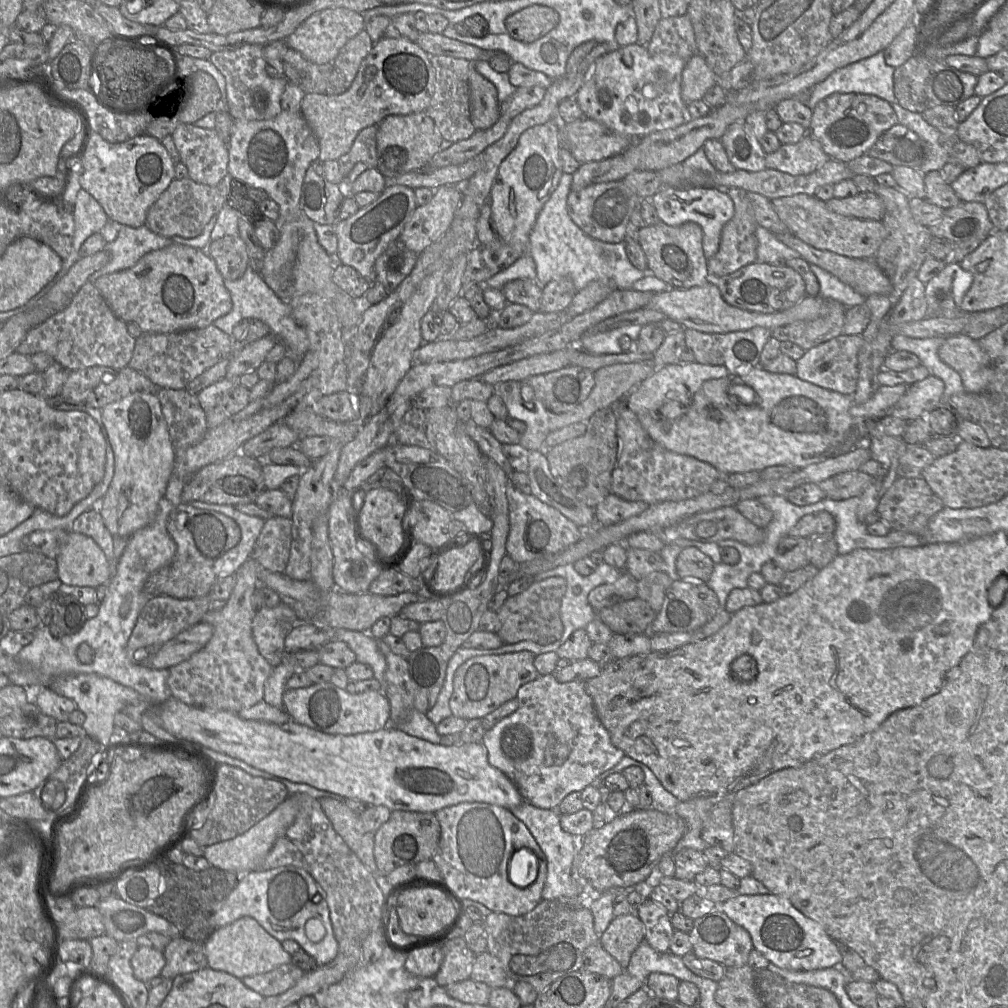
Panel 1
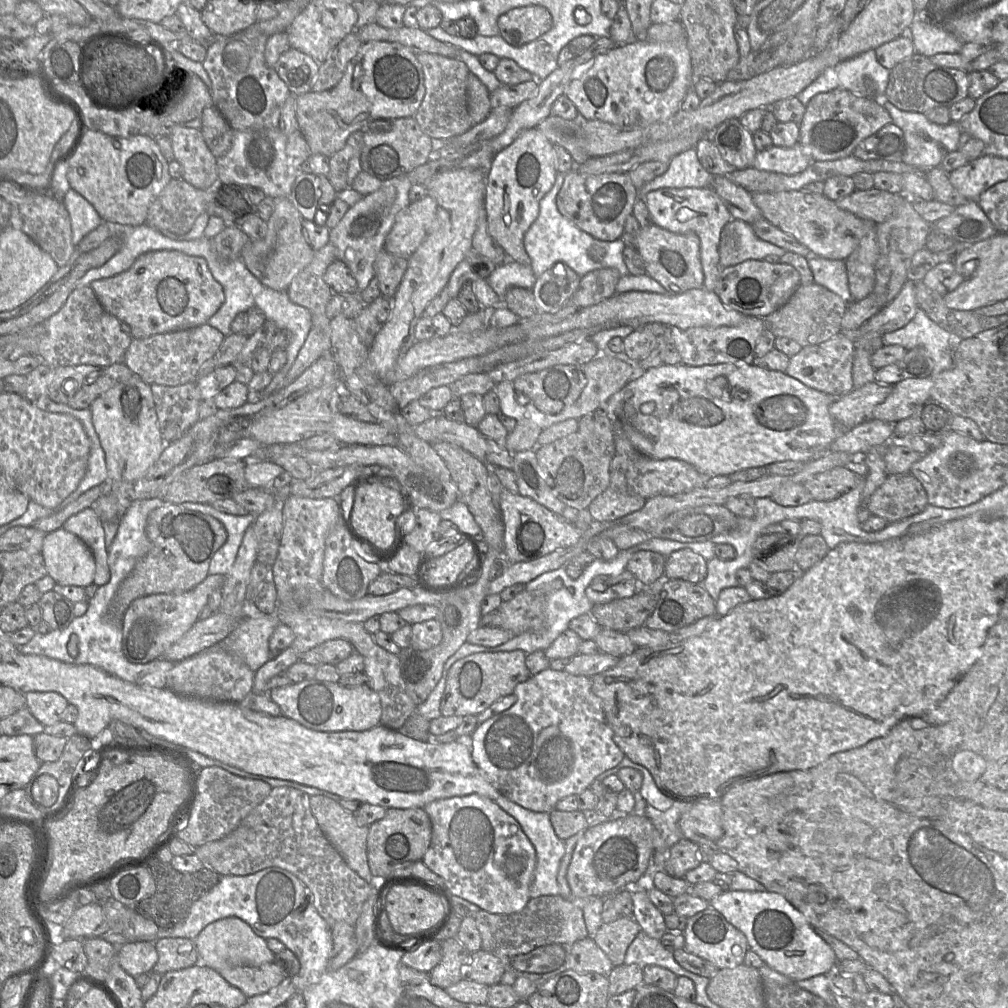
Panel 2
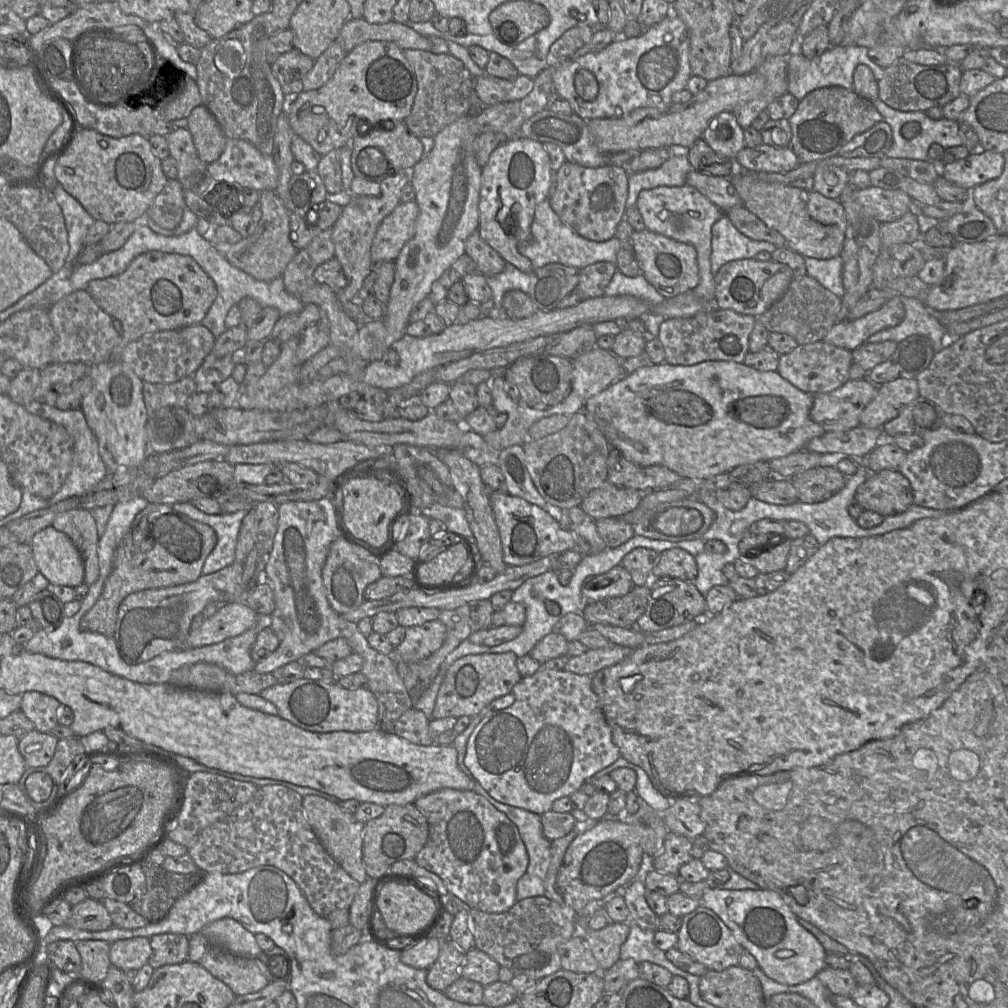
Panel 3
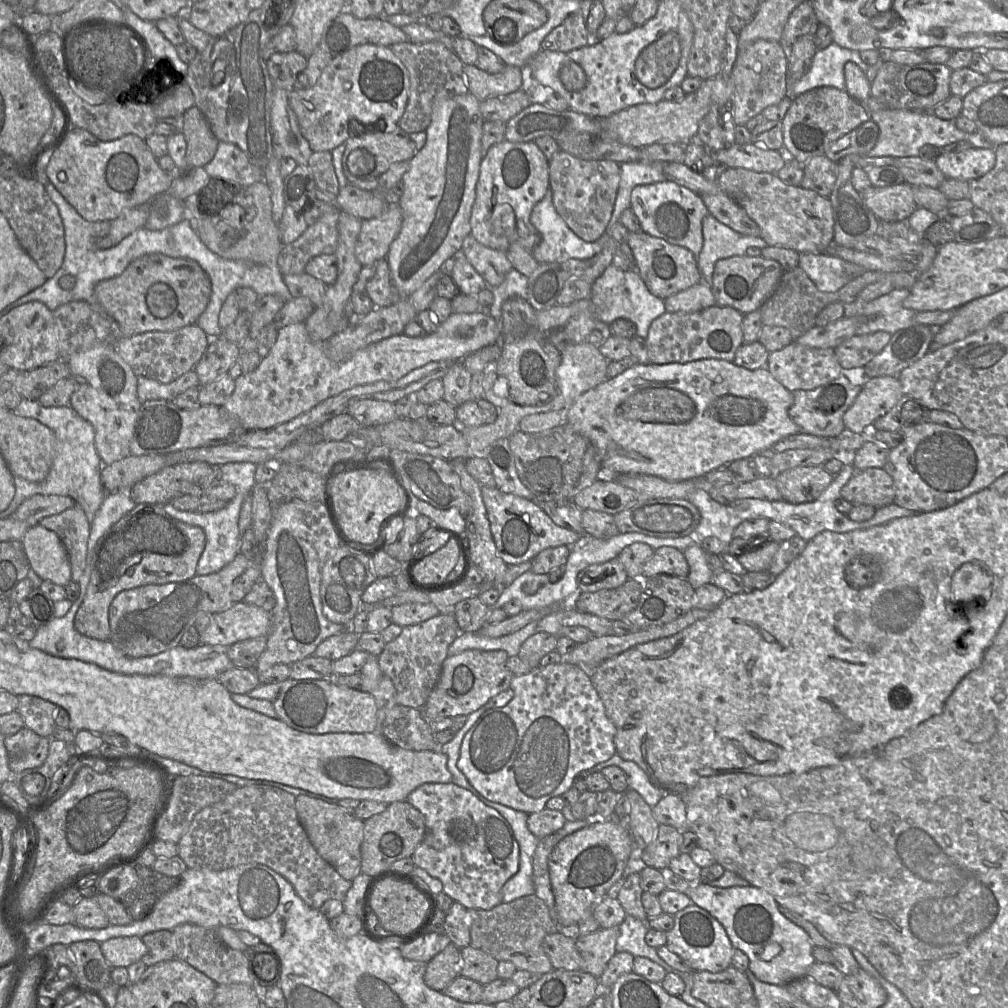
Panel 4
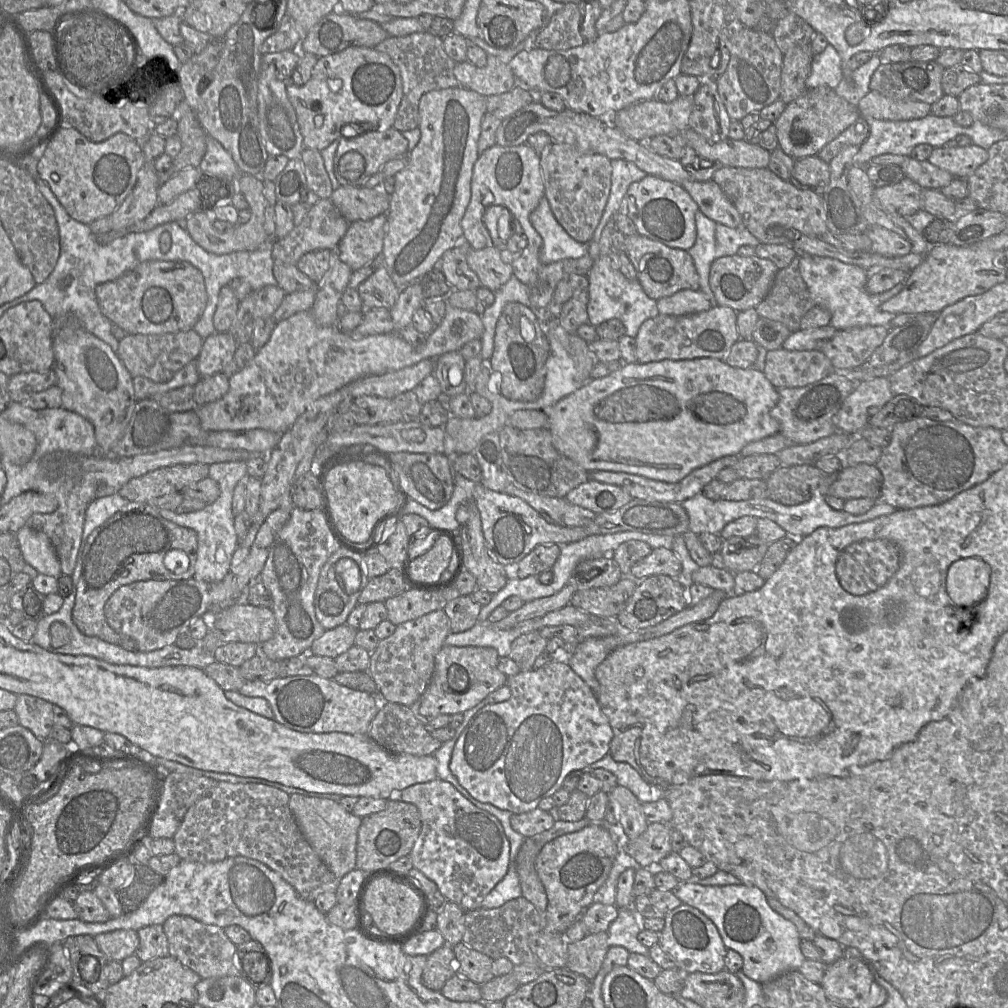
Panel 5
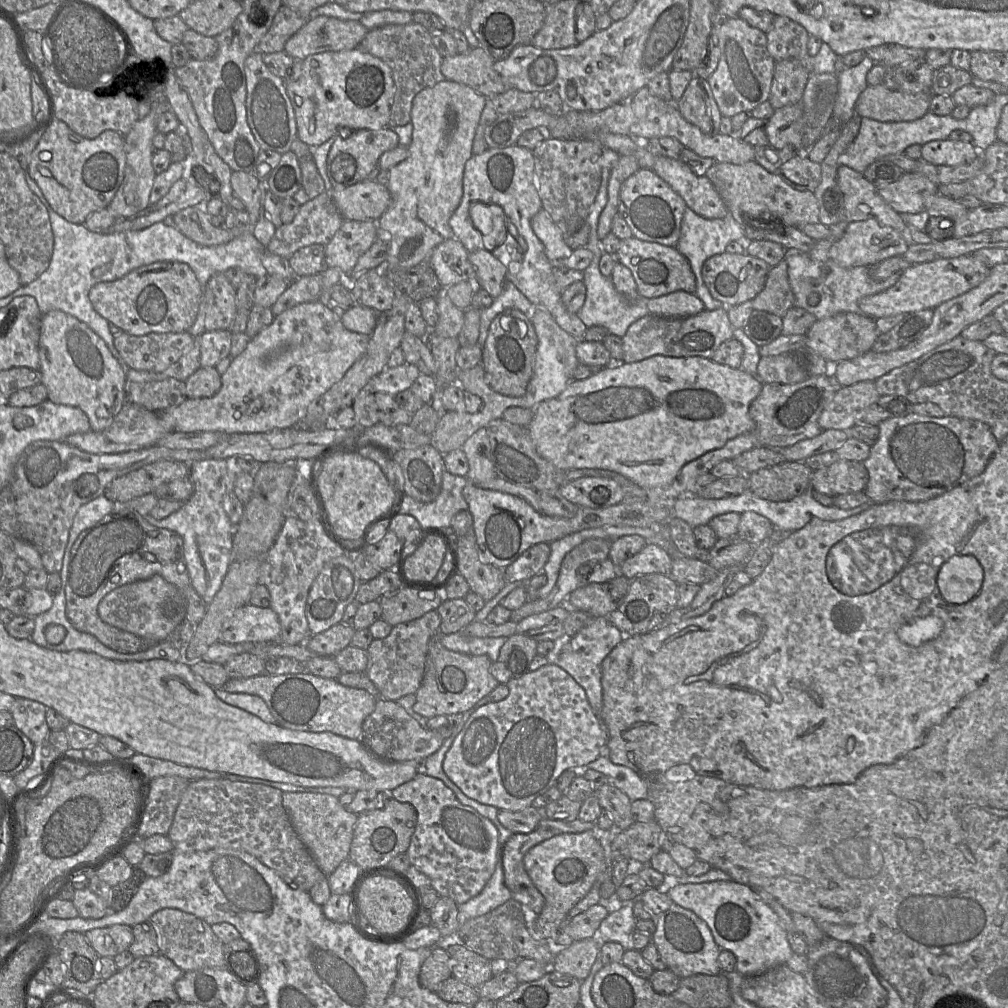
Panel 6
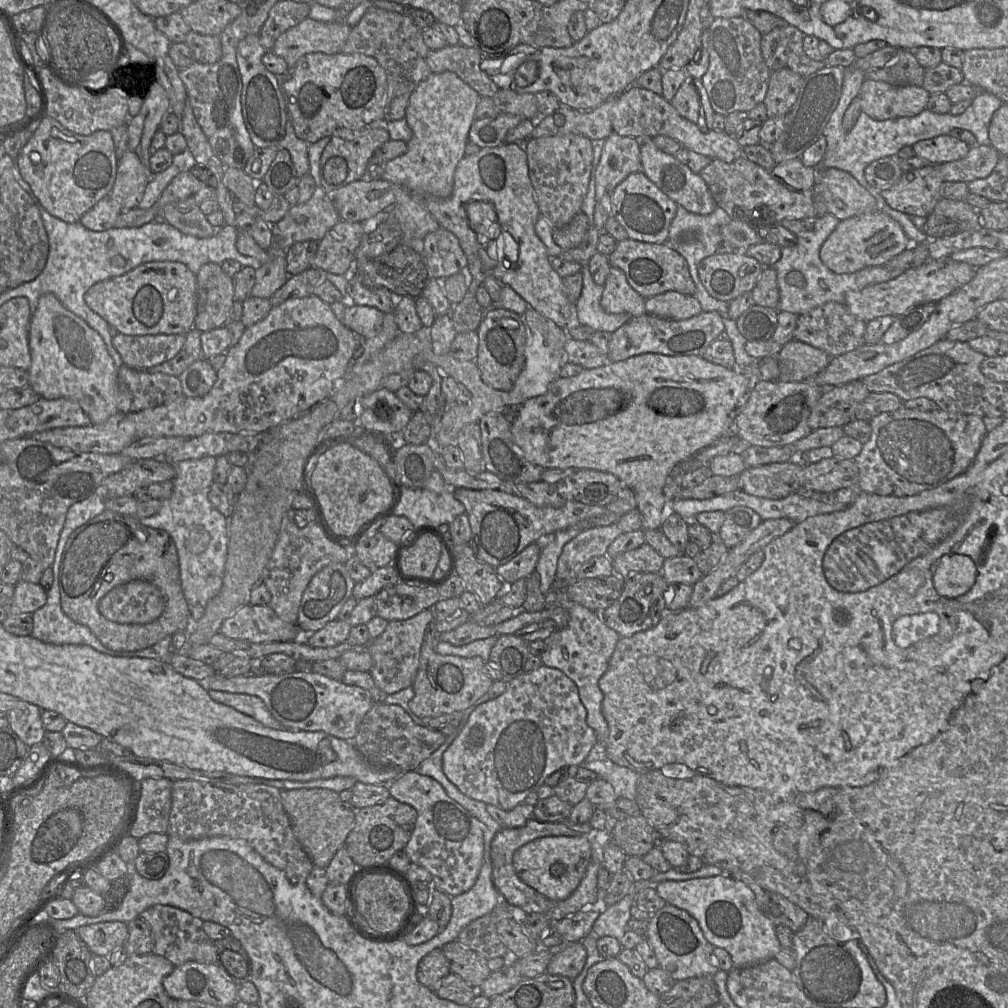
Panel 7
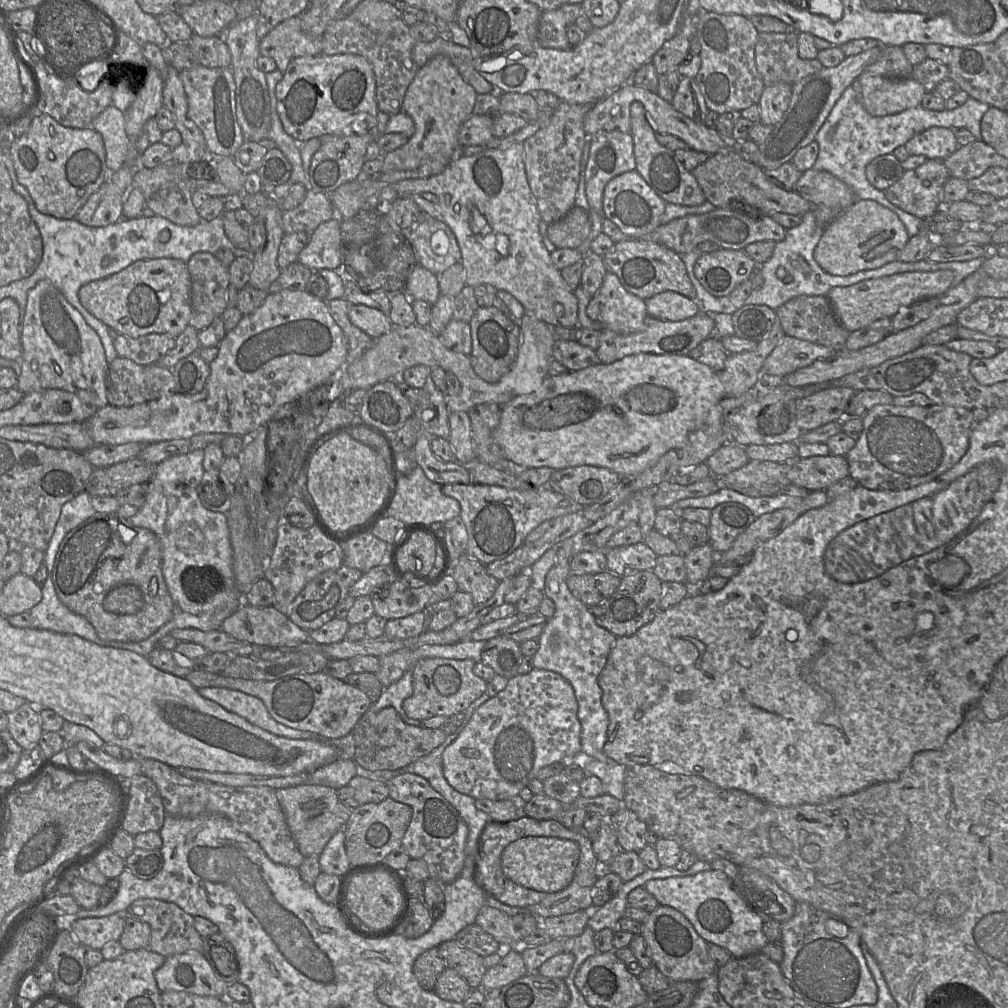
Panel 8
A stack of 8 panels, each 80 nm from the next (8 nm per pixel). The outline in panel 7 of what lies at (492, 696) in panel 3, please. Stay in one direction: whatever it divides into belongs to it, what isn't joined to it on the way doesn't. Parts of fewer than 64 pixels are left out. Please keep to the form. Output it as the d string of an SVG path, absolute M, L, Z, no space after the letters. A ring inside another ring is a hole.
M434 617L427 625L420 653L420 664L413 681L414 697L409 708L419 718L432 718L463 712L482 697L494 680L483 672L485 661L479 657L464 658L455 655L441 655L435 651L439 634L434 626Z

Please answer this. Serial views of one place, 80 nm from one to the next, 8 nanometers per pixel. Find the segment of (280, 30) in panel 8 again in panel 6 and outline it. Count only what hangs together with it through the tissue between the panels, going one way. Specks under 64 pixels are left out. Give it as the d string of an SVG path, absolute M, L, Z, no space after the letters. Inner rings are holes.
M328 16L309 18L286 42L284 52L294 59L322 52L356 48L369 31L360 21L341 20Z

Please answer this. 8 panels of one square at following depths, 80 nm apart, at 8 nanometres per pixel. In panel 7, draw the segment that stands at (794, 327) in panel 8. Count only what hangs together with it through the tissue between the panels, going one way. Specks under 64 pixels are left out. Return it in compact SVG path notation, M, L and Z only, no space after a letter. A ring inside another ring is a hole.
M830 301L798 315L794 339L823 350L830 357L850 352L864 344L867 322L850 313L844 303Z

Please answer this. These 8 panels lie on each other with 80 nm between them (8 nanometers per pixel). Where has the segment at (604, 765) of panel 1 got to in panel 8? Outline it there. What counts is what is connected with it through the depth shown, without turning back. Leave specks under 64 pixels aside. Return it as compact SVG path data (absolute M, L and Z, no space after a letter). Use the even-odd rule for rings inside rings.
M533 668L526 674L518 674L508 679L506 687L494 697L481 704L472 714L470 721L458 737L445 748L442 753L442 770L447 782L458 792L473 797L474 799L510 800L518 796L528 783L535 779L538 772L545 766L572 758L581 752L581 724L578 716L578 703L571 684L560 674L544 669Z

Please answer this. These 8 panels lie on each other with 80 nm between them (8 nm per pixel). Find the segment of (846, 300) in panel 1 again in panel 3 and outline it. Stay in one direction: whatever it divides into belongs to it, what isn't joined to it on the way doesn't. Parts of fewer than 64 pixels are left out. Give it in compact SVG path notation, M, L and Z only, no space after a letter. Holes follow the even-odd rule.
M840 256L830 259L805 257L804 260L807 275L817 280L840 299L844 296L845 290L842 279L843 259Z

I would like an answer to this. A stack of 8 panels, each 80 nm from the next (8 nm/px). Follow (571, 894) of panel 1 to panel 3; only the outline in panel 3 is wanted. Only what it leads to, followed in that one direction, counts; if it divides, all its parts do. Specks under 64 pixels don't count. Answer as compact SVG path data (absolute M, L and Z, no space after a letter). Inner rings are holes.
M490 795L486 799L517 826L527 849L529 864L525 874L517 882L517 901L534 896L544 896L545 878L551 860L551 841L543 833L541 816L499 802Z

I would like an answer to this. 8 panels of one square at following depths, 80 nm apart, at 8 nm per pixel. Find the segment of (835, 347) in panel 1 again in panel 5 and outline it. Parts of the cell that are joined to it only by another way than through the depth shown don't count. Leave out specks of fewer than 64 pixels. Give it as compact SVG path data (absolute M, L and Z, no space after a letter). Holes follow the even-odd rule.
M782 347L767 351L763 373L777 388L797 388L815 383L835 372L829 358L819 350L786 350Z

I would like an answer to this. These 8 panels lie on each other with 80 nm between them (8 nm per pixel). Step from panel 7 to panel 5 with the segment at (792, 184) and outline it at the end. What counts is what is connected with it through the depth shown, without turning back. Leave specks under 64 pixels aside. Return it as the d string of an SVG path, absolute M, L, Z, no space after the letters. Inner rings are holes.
M817 155L795 161L790 182L798 189L810 190L822 196L829 181L829 164Z

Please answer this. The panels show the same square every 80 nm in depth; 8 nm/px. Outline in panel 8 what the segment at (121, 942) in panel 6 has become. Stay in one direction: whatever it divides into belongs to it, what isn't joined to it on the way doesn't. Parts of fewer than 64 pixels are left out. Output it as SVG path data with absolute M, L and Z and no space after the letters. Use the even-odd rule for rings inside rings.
M111 914L104 917L76 919L70 927L75 938L85 947L95 950L109 941L118 941L124 929L124 914Z

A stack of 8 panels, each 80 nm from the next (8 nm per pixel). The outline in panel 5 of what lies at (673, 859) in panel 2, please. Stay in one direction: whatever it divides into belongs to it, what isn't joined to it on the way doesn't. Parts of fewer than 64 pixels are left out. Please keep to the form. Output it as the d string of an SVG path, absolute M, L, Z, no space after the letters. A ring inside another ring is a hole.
M650 823L637 838L625 843L625 852L642 868L657 869L658 863L672 852L671 827L663 823Z

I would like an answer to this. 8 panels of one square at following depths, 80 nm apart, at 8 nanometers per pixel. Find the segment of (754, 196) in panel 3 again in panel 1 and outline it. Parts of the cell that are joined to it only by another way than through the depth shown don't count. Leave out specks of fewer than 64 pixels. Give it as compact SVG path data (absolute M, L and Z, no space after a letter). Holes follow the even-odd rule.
M797 194L771 200L774 210L791 234L806 244L850 258L875 259L886 229L882 220L862 220L831 211L814 195Z

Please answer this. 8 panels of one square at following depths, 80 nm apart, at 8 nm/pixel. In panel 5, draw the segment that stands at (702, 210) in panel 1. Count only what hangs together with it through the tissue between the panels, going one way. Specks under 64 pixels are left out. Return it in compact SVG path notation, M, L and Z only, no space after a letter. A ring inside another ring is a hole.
M647 174L629 186L624 204L637 234L686 251L694 245L697 236L695 214L699 207L682 185ZM681 290L657 300L659 314L684 316L707 311L711 303L701 290Z

